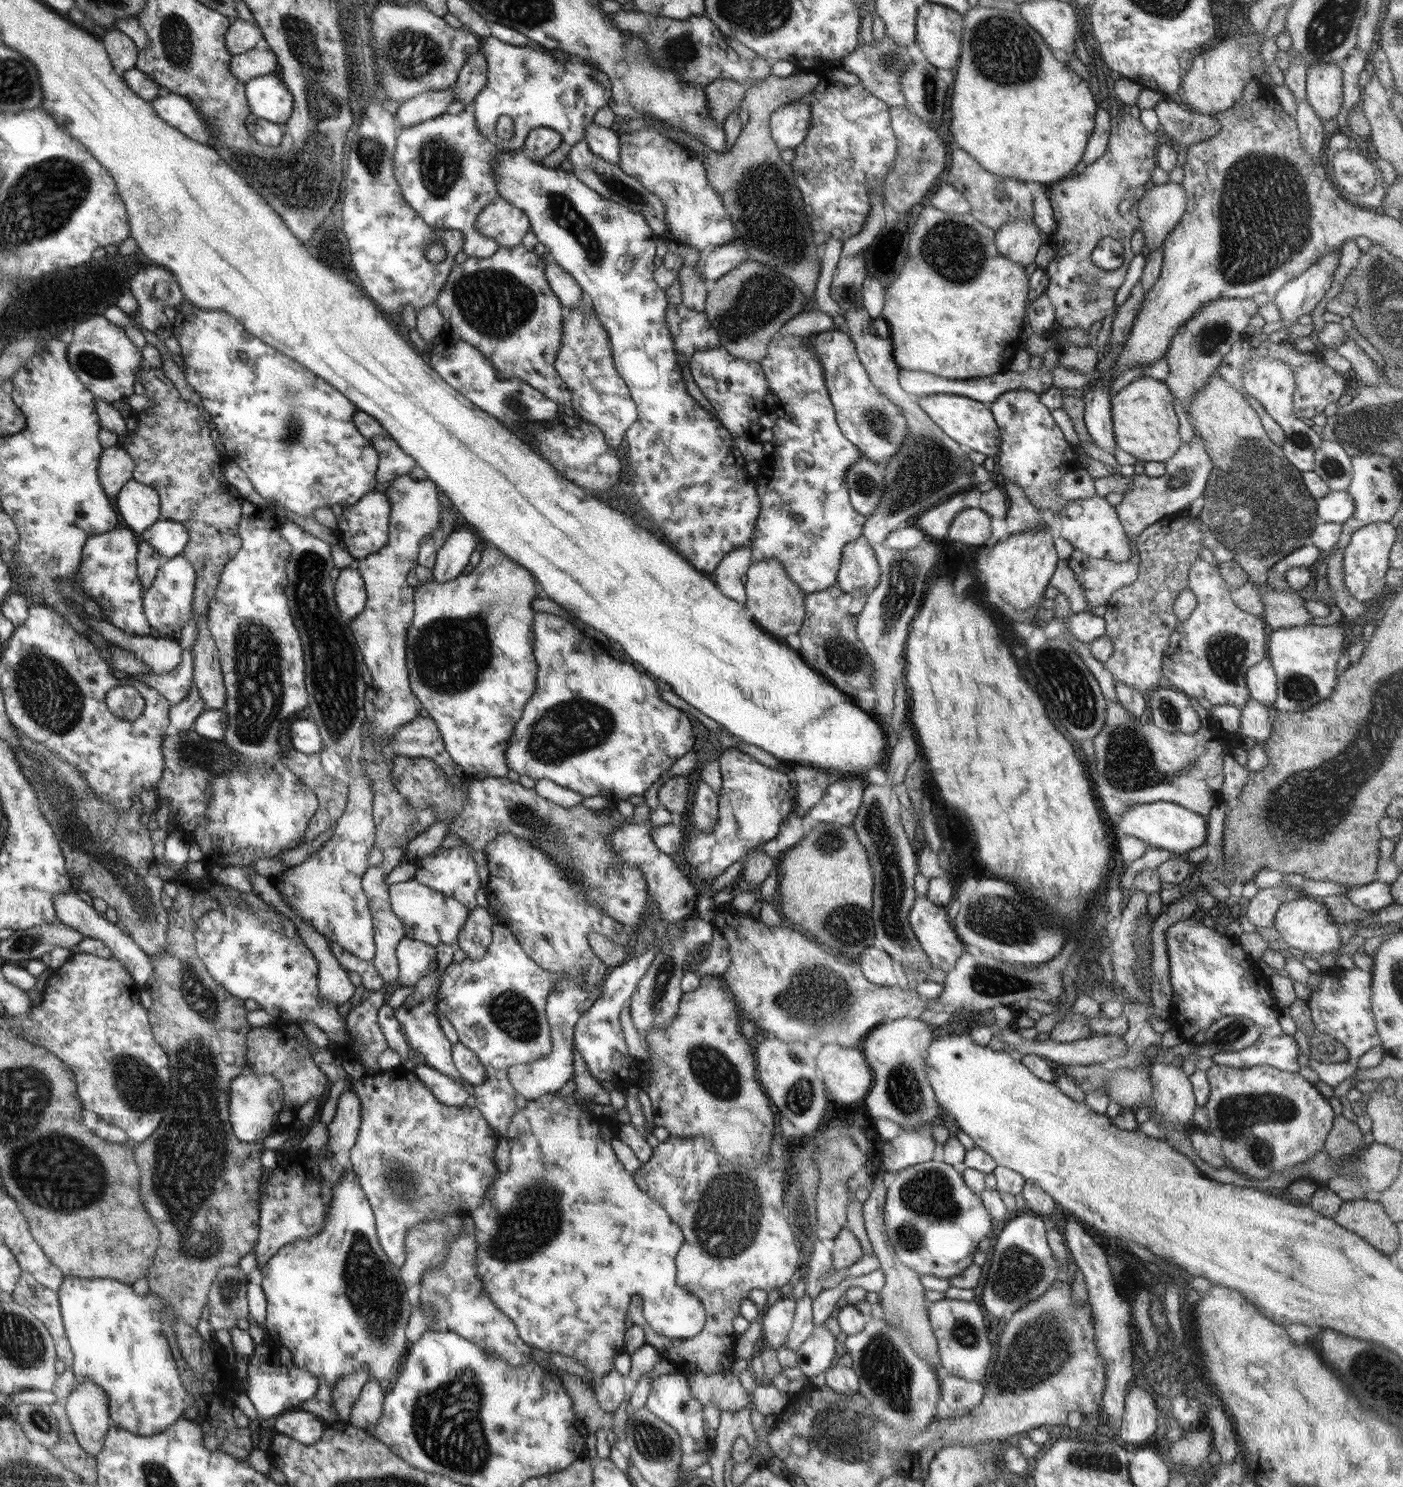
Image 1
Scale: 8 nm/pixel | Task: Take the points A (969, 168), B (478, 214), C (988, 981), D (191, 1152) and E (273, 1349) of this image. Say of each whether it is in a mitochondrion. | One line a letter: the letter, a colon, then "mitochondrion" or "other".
A: other
B: other
C: mitochondrion
D: mitochondrion
E: other

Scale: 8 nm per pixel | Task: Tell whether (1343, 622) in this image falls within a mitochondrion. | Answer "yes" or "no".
no

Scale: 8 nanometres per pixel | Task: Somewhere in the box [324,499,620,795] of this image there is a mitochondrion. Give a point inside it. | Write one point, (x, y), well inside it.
(461, 648)

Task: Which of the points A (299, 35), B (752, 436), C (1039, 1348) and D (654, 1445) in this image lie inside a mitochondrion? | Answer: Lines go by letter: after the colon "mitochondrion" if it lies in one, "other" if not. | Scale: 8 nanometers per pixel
A: mitochondrion
B: other
C: mitochondrion
D: mitochondrion

